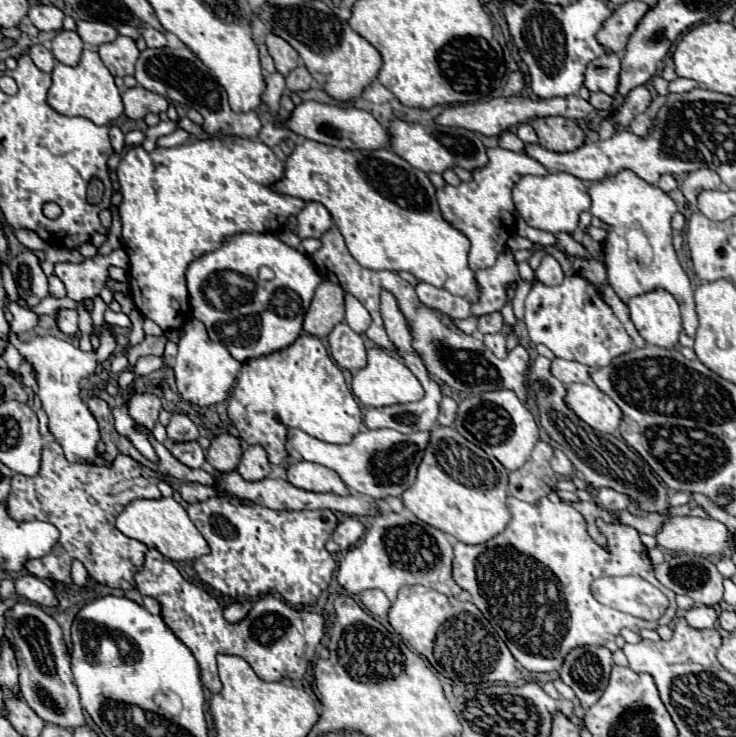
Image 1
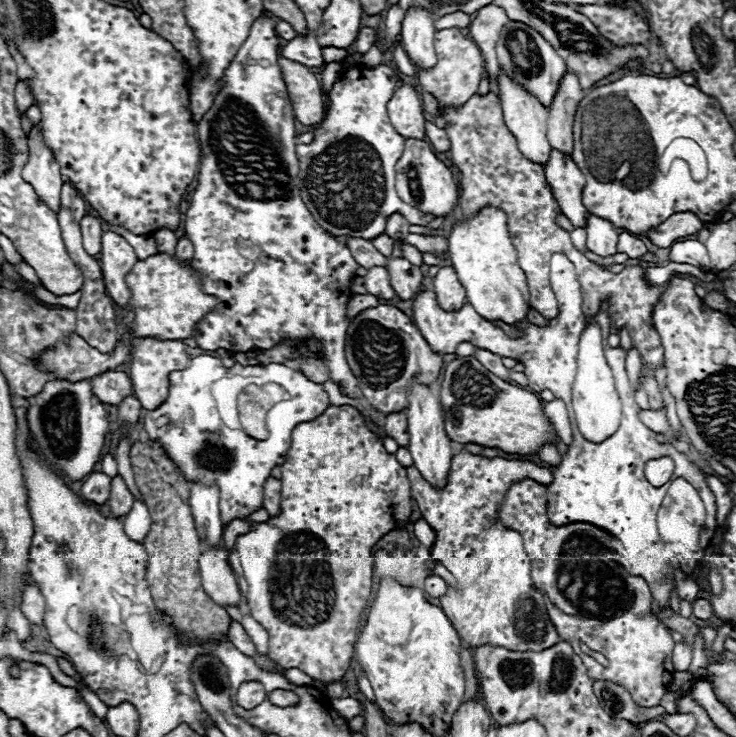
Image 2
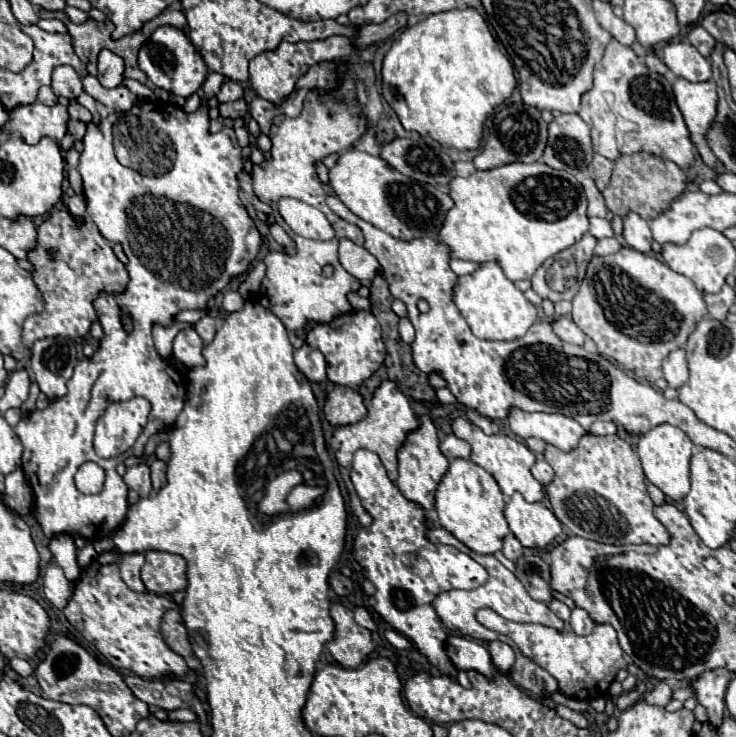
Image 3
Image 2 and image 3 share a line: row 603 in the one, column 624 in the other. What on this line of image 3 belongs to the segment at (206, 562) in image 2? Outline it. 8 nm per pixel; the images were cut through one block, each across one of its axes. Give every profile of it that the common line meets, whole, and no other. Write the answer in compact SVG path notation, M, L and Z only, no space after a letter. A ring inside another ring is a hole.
M628 212L622 220L624 220L622 236L624 236L626 244L638 252L650 252L652 234L648 228L648 222L644 218L640 218L636 212Z

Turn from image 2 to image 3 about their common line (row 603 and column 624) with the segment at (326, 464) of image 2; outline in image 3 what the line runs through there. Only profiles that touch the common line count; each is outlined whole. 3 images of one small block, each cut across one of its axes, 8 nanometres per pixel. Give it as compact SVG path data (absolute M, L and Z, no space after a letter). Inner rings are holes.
M624 246L616 254L590 260L580 290L572 298L570 316L594 340L598 354L615 362L636 382L651 386L662 378L662 360L686 344L708 310L692 280L670 270L656 256Z

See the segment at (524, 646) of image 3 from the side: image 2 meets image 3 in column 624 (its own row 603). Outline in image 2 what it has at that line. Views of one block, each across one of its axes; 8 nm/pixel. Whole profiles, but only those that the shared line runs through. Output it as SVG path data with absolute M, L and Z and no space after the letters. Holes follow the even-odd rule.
M604 342L604 356L616 378L616 390L622 400L622 422L608 440L604 440L602 444L594 444L578 432L572 420L574 444L568 446L568 454L562 458L562 464L558 468L550 468L554 472L554 482L548 486L548 518L556 526L580 522L598 526L598 540L614 552L614 556L624 565L622 568L626 568L628 574L640 576L650 584L654 602L664 608L668 606L674 586L672 582L662 579L673 572L676 581L686 579L684 573L691 574L697 566L697 561L687 563L684 560L686 557L679 557L679 554L694 550L690 550L682 542L664 542L658 534L656 516L668 492L668 484L662 488L654 488L644 476L644 466L648 460L670 456L676 464L674 478L688 480L700 492L700 498L706 508L706 522L700 530L700 548L707 546L716 532L716 498L706 486L700 468L694 466L688 456L678 452L674 446L658 444L654 438L656 434L640 422L640 408L634 402L634 390L626 372L626 350L610 348L608 342Z

